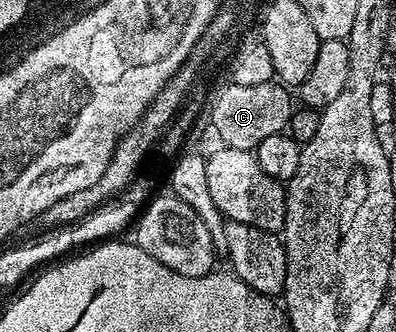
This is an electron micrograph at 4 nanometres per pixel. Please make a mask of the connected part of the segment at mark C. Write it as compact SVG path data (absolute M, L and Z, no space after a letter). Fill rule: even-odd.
M270 82L259 86L239 86L226 83L221 93L214 95L211 107L207 112L207 120L213 123L217 136L226 148L239 150L255 150L263 138L271 138L271 134L285 132L289 127L289 119L295 111L295 100L289 97L290 89L280 82Z

